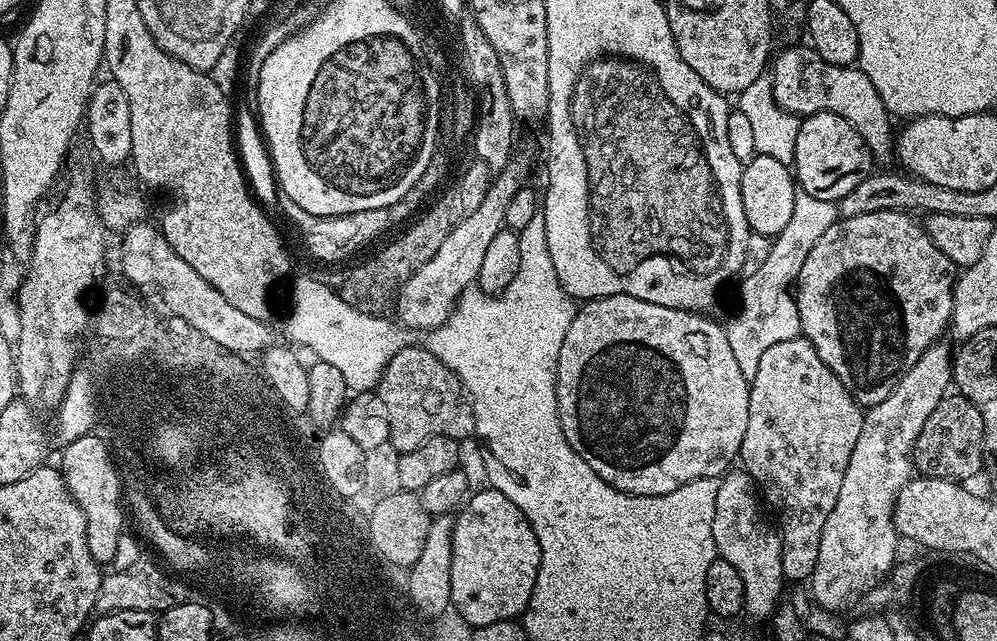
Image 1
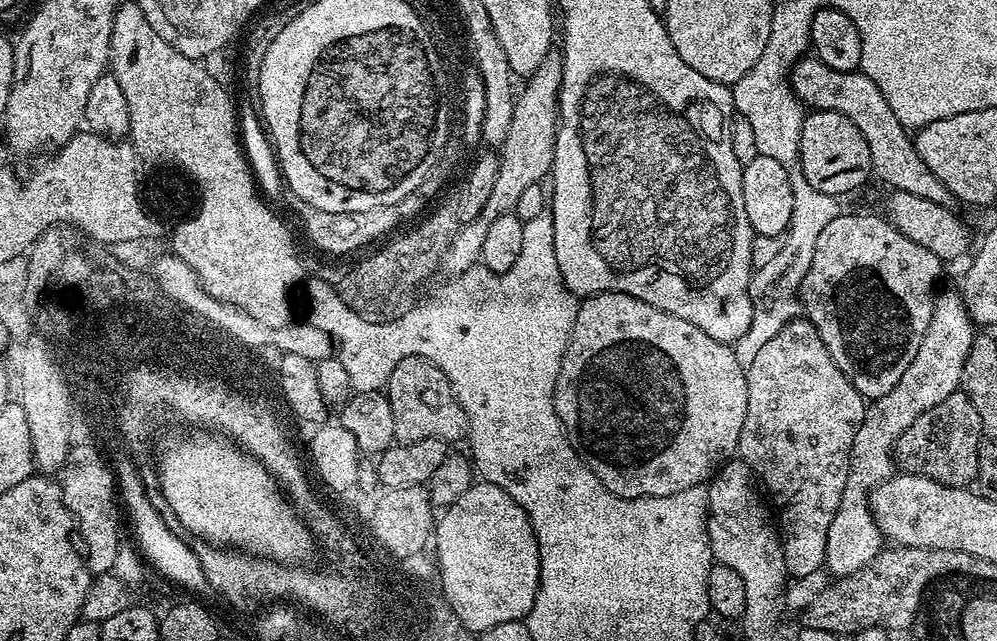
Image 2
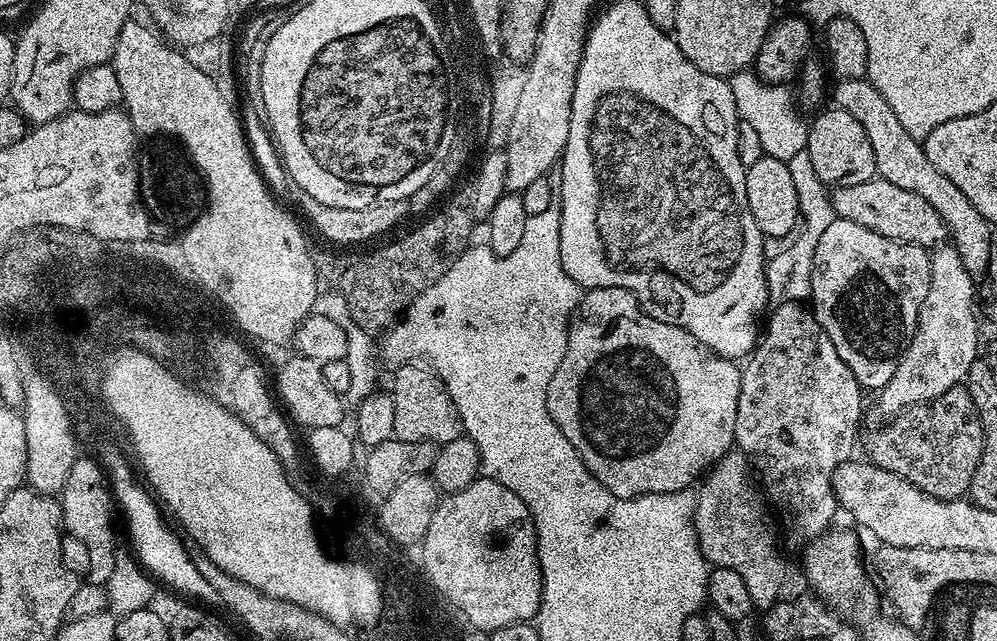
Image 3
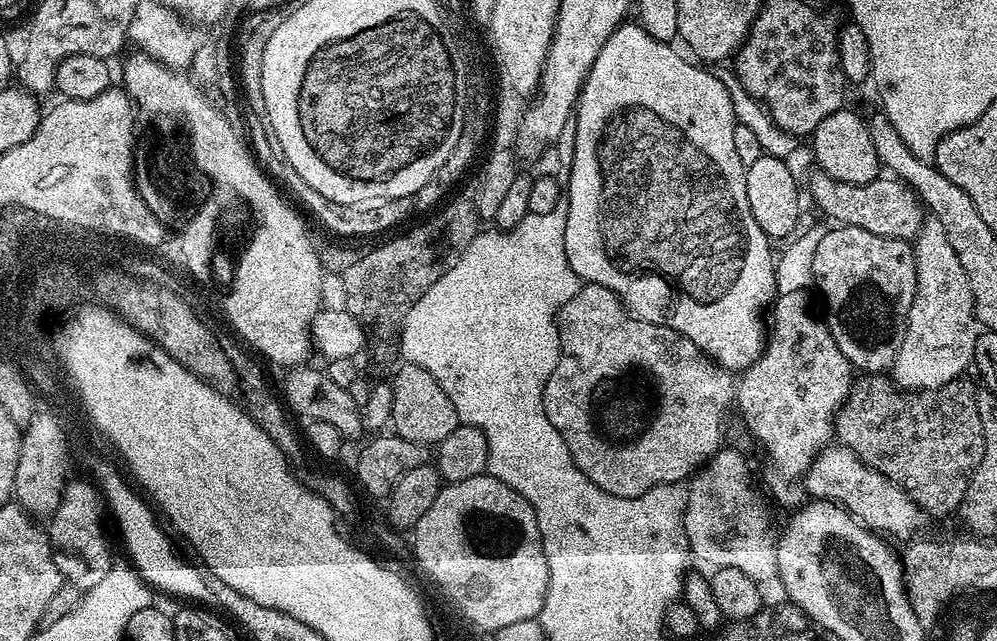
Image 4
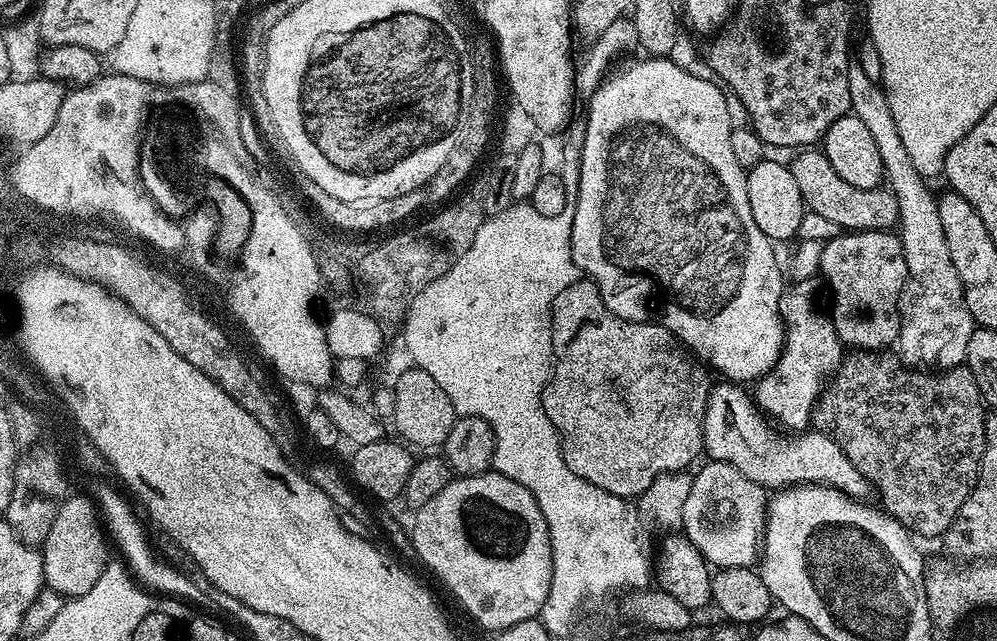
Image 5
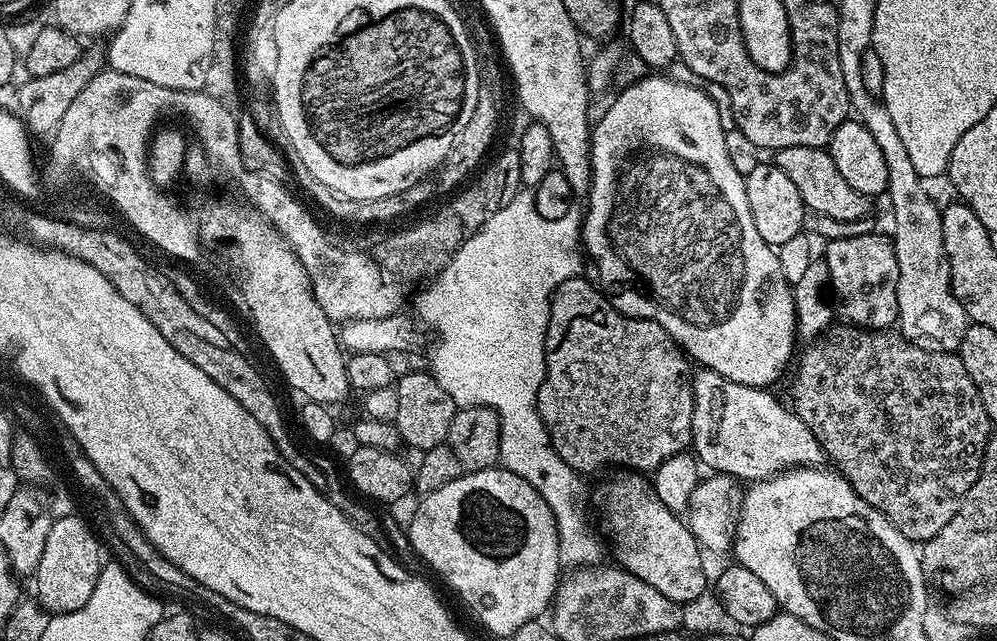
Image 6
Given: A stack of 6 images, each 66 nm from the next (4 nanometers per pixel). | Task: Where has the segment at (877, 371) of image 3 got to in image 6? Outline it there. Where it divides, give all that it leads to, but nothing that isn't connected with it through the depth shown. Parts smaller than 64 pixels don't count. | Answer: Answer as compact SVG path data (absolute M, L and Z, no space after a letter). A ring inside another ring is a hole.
M873 234L827 241L822 257L829 264L830 292L836 295L834 312L854 328L888 330L897 323L898 258L887 235Z

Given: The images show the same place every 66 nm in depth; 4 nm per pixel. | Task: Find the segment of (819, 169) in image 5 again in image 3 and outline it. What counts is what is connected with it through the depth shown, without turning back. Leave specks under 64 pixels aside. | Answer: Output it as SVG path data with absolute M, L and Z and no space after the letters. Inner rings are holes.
M873 178L858 182L858 186L831 189L830 195L832 208L839 219L858 222L858 226L866 226L866 230L882 234L882 238L913 244L925 250L943 245L949 239L948 228L942 218L938 218L938 210L934 210L926 198L921 198L910 190L902 190L902 186L894 186L894 182Z

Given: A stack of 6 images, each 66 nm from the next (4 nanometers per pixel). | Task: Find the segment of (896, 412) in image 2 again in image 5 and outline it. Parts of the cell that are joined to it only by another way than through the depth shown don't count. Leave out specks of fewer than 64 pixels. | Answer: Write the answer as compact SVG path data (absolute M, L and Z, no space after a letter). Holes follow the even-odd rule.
M858 62L849 63L848 77L850 78L851 115L862 118L866 130L870 130L875 144L878 145L878 155L882 158L886 187L894 194L898 202L900 214L898 235L902 242L908 271L908 278L904 281L904 291L900 293L898 355L905 365L923 366L928 370L961 367L968 359L970 334L974 321L966 306L964 287L958 278L958 270L954 270L954 262L950 262L950 249L946 247L946 233L942 231L942 221L938 215L937 193L935 191L932 193L928 189L929 181L922 174L918 174L918 170L914 170L914 162L910 162L910 154L906 154L906 146L902 146L898 126L894 126L894 114L890 114L890 106L883 87L877 81L866 78L866 70L862 70Z

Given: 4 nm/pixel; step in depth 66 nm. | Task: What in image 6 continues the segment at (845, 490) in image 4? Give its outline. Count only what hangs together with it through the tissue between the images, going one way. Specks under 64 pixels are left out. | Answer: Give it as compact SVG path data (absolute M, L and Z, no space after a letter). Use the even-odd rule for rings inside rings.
M700 368L697 373L692 376L694 418L691 447L705 469L730 476L737 482L755 482L768 480L789 468L825 463L826 457L818 438L814 438L814 430L810 430L791 407L779 404L768 388L730 382L730 378L722 378L722 374L709 368Z

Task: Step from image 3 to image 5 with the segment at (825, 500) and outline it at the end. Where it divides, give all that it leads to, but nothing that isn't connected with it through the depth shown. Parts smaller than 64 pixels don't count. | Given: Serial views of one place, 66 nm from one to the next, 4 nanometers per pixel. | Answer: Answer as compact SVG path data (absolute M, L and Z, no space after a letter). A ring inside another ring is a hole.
M812 277L795 281L789 285L779 299L780 318L784 324L784 346L780 352L779 360L775 366L768 371L767 375L760 377L755 383L755 390L752 390L753 399L757 407L767 417L770 417L775 423L780 422L788 427L785 429L797 432L805 429L811 423L812 409L825 387L826 381L839 368L844 357L844 345L834 330L831 317L822 314L816 308L816 292L818 290L819 279Z

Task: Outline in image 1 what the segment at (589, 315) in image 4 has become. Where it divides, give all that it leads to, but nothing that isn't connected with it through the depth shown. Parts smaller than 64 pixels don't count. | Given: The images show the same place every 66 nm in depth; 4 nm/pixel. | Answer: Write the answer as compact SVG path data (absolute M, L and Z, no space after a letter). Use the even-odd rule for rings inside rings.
M599 296L598 299L581 303L577 307L574 322L570 322L570 330L566 330L566 342L562 342L562 354L558 354L556 367L556 401L562 434L566 434L566 442L570 442L570 446L582 454L582 462L590 465L590 470L594 470L598 478L626 494L657 496L678 492L682 486L686 486L686 482L700 480L703 476L723 477L737 463L749 417L749 380L744 377L734 359L727 331L704 316L707 315L696 310L658 306L633 296Z

